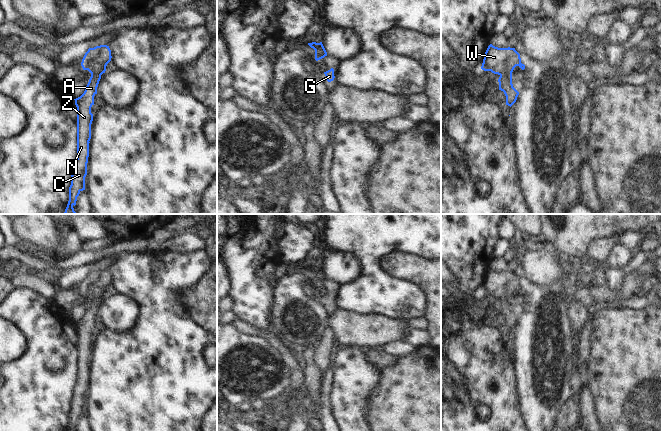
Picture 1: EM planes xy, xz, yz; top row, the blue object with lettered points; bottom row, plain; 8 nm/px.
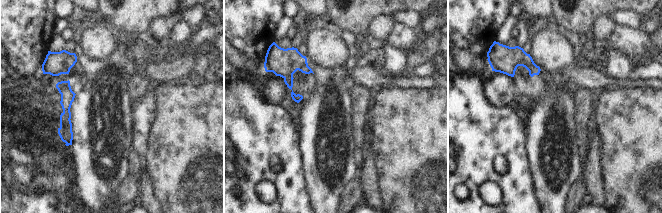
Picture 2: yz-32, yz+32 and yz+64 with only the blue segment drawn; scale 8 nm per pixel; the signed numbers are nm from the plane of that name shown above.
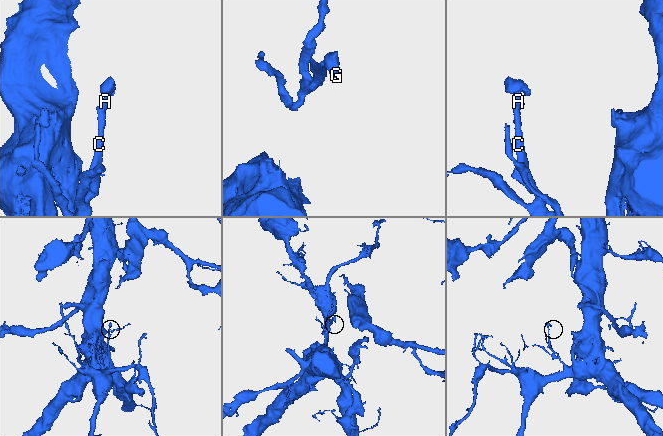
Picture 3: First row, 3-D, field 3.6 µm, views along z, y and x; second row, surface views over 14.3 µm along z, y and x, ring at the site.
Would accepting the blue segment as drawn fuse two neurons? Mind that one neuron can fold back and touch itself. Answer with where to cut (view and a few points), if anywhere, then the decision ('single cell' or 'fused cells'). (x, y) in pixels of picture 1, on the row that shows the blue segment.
cut none; single cell

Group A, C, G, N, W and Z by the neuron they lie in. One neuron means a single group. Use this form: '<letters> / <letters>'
A C G N W Z

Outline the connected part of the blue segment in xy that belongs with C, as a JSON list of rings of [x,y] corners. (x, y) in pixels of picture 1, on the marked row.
[[[107,45],[89,48],[85,53],[81,66],[83,70],[91,73],[84,93],[74,99],[77,107],[77,159],[73,166],[71,185],[69,187],[69,201],[63,214],[76,214],[74,206],[80,192],[85,190],[85,177],[89,157],[89,141],[91,139],[91,124],[93,114],[91,107],[94,105],[94,96],[101,75],[105,73],[107,64],[111,61],[111,50]]]

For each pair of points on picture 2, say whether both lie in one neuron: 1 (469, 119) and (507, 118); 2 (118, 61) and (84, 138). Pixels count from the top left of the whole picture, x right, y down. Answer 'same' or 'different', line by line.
1: same
2: same

